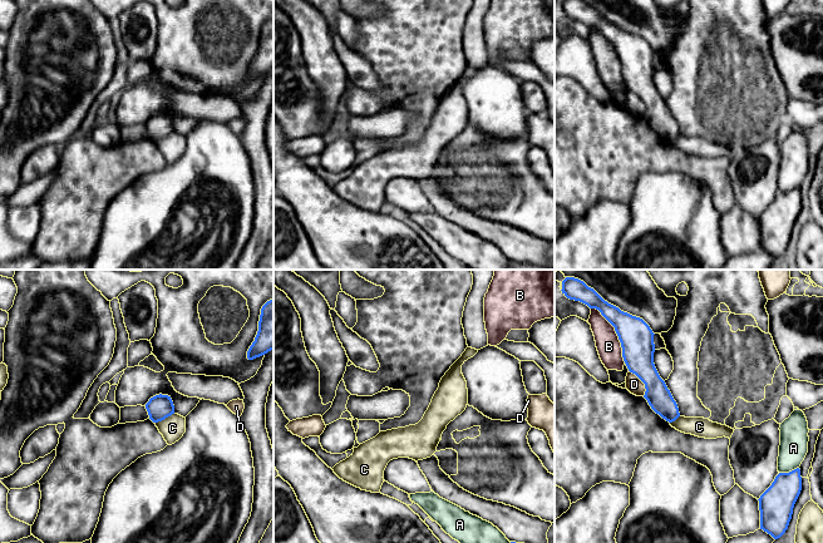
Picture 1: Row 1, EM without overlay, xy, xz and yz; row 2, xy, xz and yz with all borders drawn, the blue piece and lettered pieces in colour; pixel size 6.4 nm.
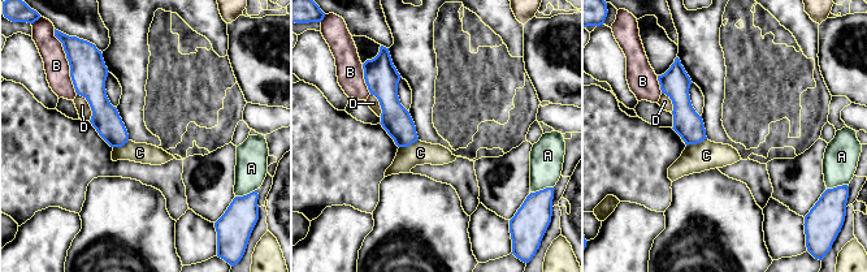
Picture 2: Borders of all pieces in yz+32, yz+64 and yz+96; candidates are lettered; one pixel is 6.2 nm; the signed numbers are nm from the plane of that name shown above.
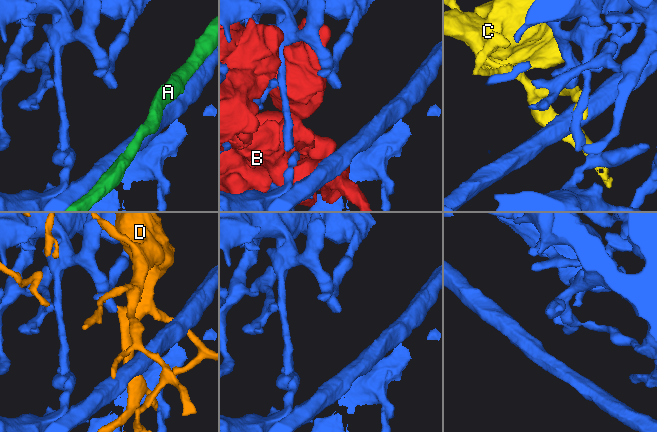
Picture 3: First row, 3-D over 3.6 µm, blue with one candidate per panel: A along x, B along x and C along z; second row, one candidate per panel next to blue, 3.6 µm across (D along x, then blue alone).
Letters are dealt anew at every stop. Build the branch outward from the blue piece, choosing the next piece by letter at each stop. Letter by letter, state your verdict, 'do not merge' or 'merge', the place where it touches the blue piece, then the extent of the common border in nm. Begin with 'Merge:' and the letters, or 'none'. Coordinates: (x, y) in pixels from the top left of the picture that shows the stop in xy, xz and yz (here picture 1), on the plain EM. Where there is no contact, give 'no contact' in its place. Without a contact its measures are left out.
Merge: none
A: do not merge; meets blue in yz at (789, 191); contact 130 nm long
B: do not merge; meets blue in yz at (616, 52); contact 420 nm long
C: do not merge; meets blue in xy at (163, 138); contact 140 nm long
D: do not merge; meets blue in yz at (642, 100); contact 190 nm long

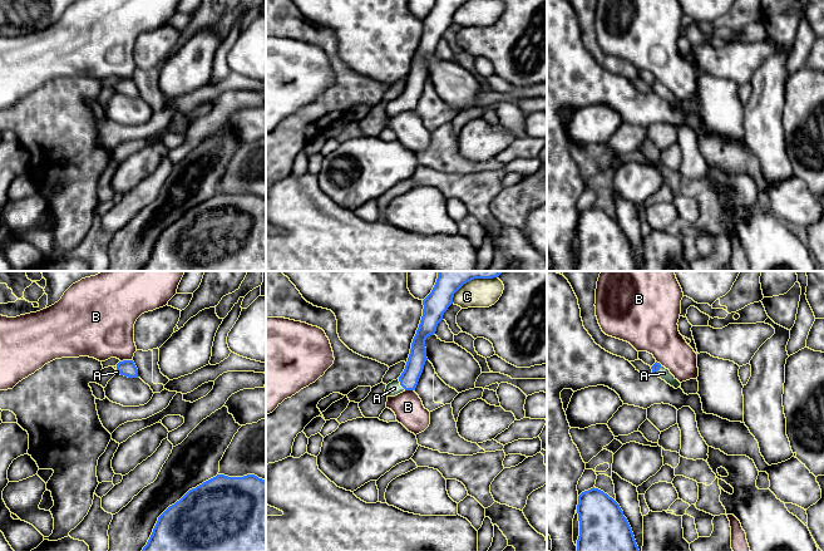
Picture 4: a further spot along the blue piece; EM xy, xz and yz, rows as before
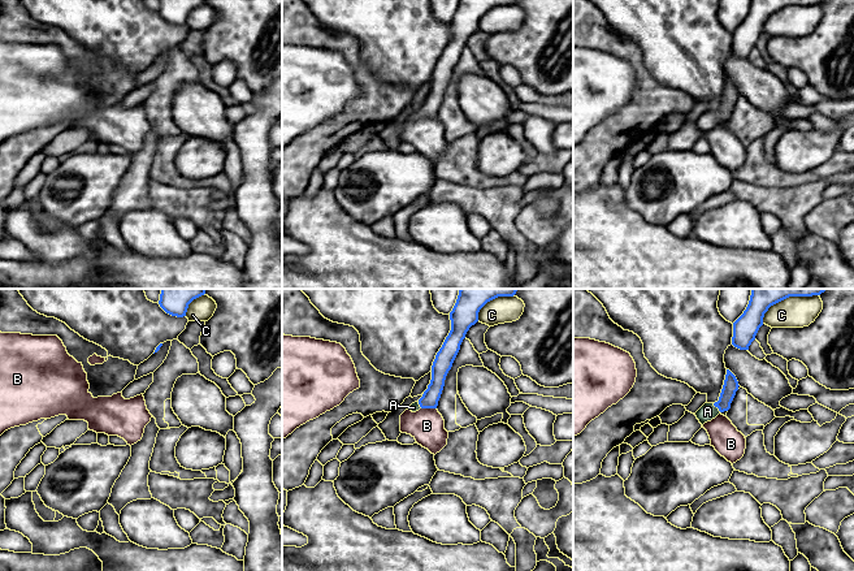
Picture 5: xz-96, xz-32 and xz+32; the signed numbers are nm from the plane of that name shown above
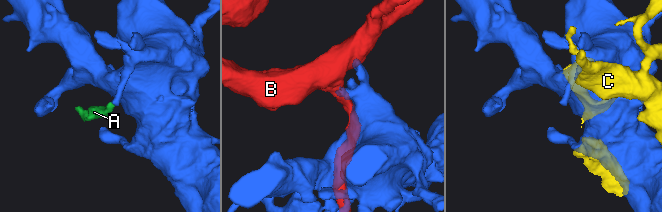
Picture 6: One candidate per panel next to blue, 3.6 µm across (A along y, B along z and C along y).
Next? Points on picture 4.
Merge: A
A: merge; meets blue in xz at (400, 103); contact 90 nm long
B: do not merge; meets blue in xy at (126, 79); contact 80 nm long
C: do not merge; meets blue in xz at (457, 9); contact 180 nm long

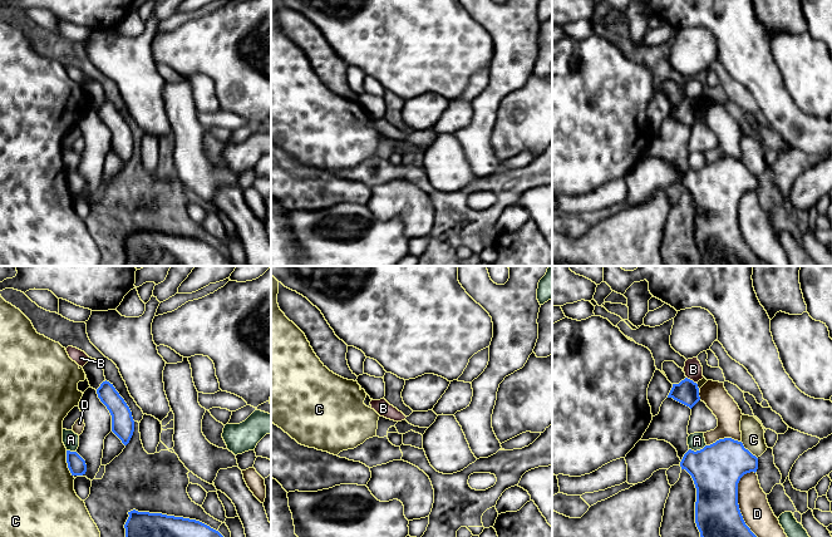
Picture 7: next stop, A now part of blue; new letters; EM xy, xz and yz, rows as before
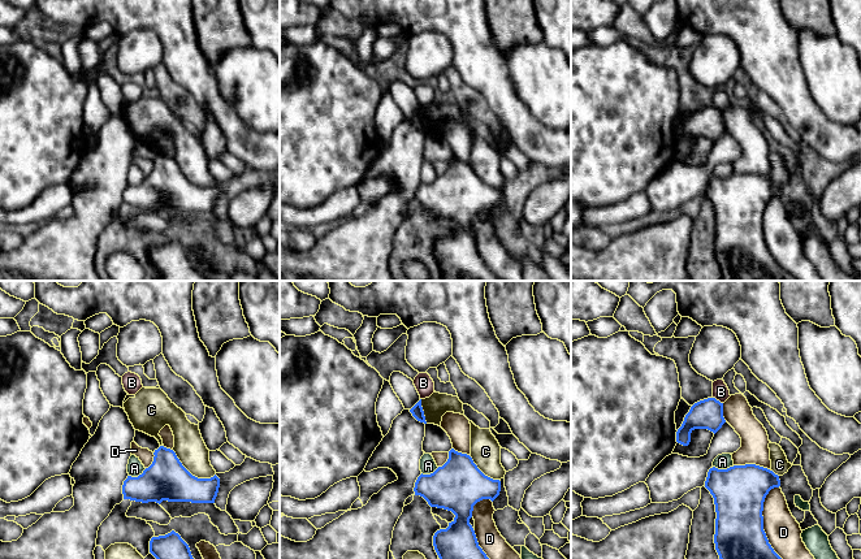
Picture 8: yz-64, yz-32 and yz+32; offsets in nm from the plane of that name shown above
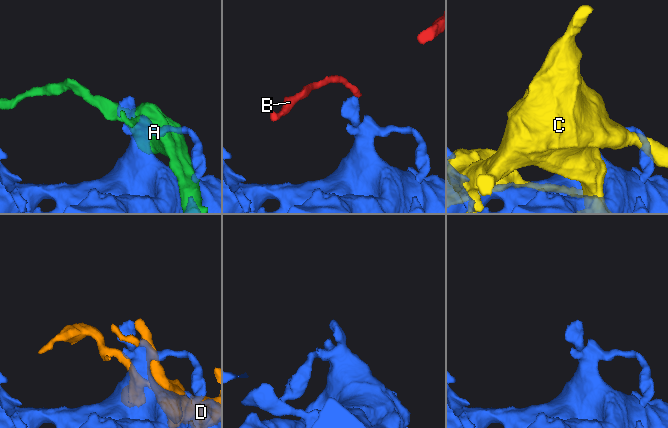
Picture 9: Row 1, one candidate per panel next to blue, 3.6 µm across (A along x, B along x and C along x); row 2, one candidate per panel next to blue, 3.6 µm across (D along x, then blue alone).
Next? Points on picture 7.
Merge: none
A: do not merge; meets blue in yz at (697, 170); contact 120 nm long
B: do not merge; meets blue in yz at (692, 99); contact 80 nm long
C: do not merge; meets blue in xy at (67, 181); contact 180 nm long
D: do not merge; meets blue in yz at (738, 227); contact 500 nm long

